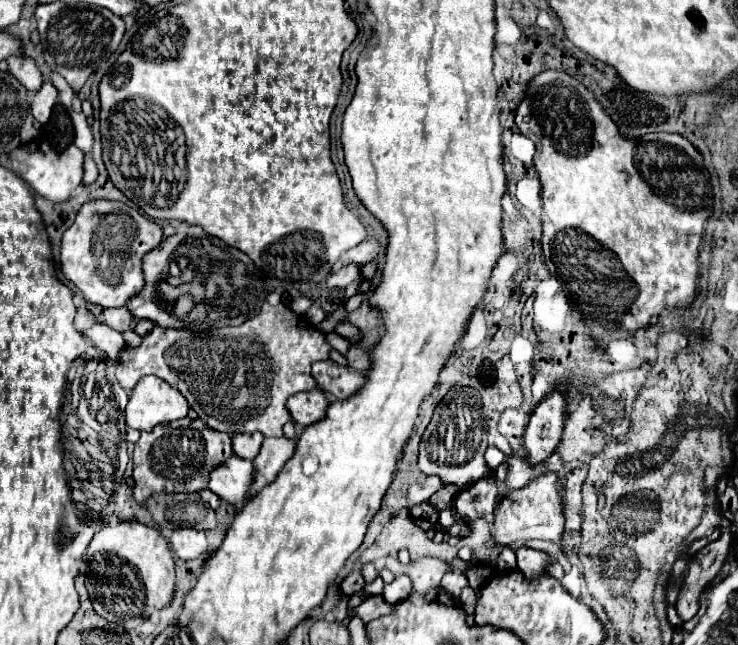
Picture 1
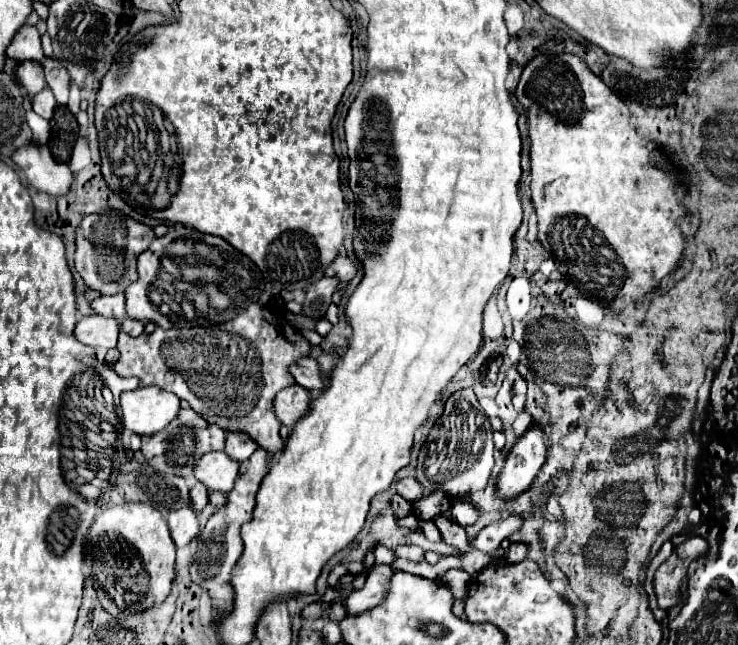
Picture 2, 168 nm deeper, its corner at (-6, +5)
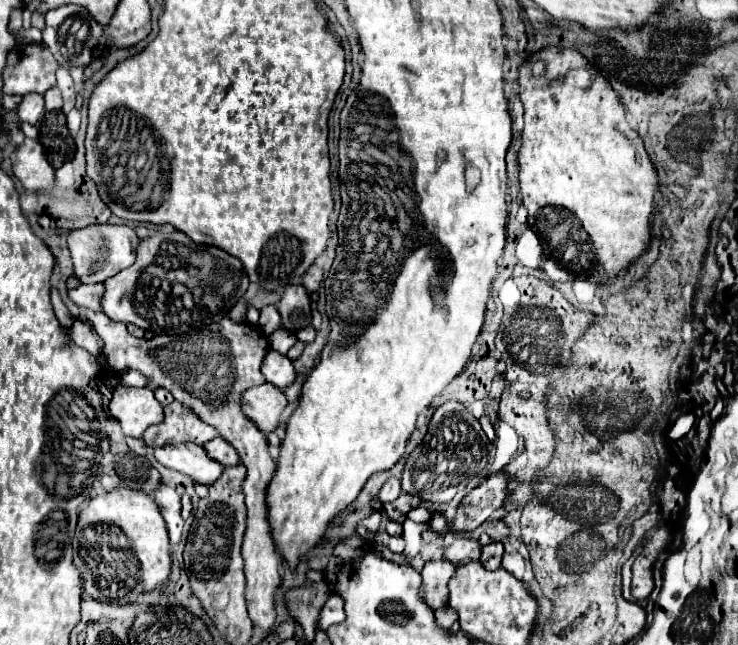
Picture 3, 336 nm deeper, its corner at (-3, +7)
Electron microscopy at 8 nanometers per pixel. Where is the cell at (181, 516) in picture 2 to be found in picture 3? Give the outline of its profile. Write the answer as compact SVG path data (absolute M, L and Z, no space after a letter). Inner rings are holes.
M160 485L156 491L152 491L152 499L160 507L160 513L166 521L170 541L178 543L182 535L182 525L184 525L184 519L180 515L180 495L174 489Z

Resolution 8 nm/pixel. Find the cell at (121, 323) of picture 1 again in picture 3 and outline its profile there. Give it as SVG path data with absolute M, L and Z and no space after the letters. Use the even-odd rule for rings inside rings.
M80 285L70 289L68 295L78 307L86 307L92 311L100 311L100 299L104 293L104 285Z

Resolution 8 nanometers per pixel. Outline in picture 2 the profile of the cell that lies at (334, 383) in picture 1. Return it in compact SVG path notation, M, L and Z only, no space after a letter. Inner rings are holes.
M311 357L299 359L295 365L291 365L289 371L295 377L295 381L309 391L323 391L327 387L325 379L321 377L321 367L317 359L311 359Z

